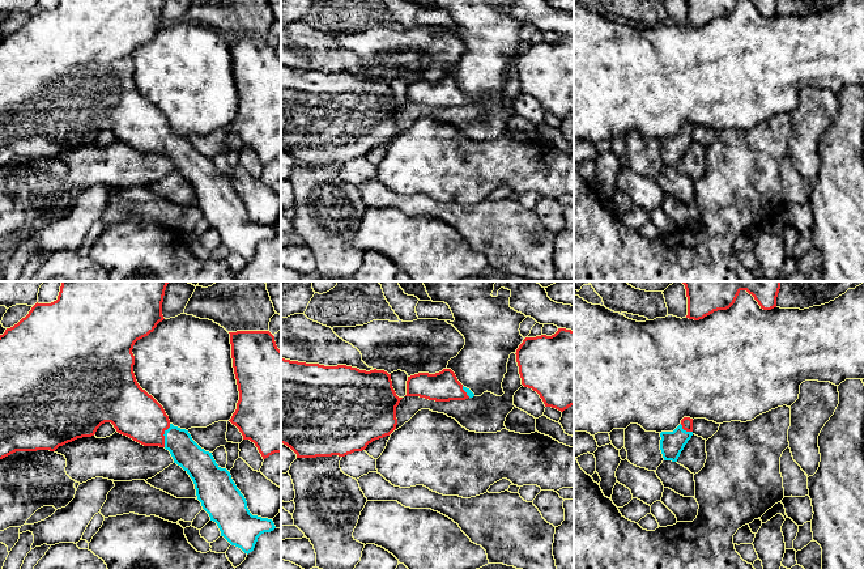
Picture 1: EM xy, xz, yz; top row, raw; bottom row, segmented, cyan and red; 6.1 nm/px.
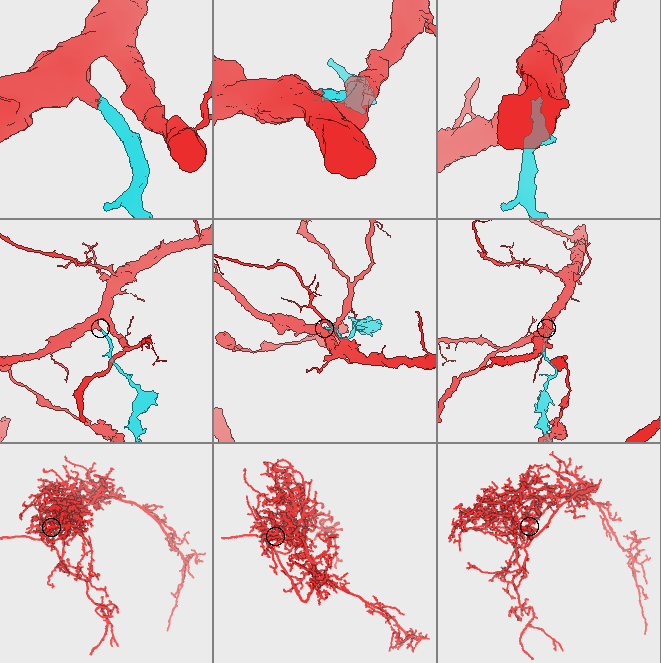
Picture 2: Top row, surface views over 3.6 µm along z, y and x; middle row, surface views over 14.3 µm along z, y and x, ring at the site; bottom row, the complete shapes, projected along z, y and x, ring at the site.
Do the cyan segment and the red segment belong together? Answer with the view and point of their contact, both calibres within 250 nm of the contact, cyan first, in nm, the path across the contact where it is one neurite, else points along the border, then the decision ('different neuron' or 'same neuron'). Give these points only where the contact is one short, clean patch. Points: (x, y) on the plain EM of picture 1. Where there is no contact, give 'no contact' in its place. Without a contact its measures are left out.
meets cyan in xy at (164, 141); 180 nm thick on the cyan side, 300 nm on the other; runs through xy (186, 160), (170, 144), (164, 141), (133, 119); same neuron

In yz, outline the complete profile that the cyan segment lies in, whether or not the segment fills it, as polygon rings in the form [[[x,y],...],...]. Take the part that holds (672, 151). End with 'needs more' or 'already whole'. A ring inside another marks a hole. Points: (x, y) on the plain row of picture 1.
[[[684,124],[673,139],[660,140],[660,157],[664,167],[677,169],[685,152],[693,143],[693,126]]]; needs more

